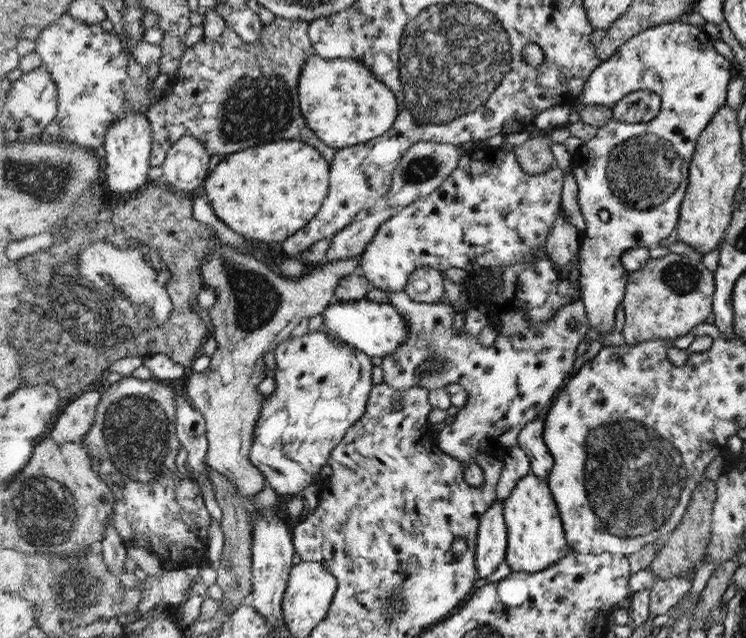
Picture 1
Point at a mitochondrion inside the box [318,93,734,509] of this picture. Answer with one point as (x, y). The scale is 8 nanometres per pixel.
(641, 172)

